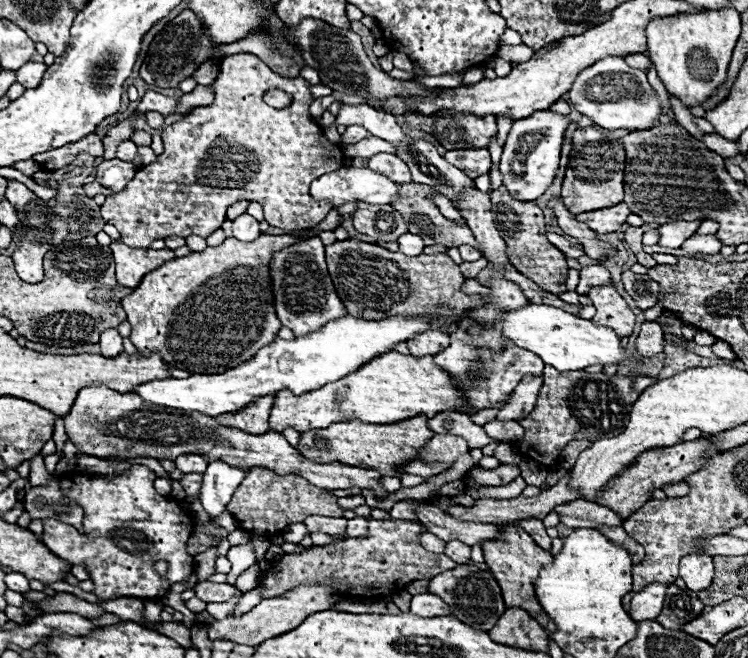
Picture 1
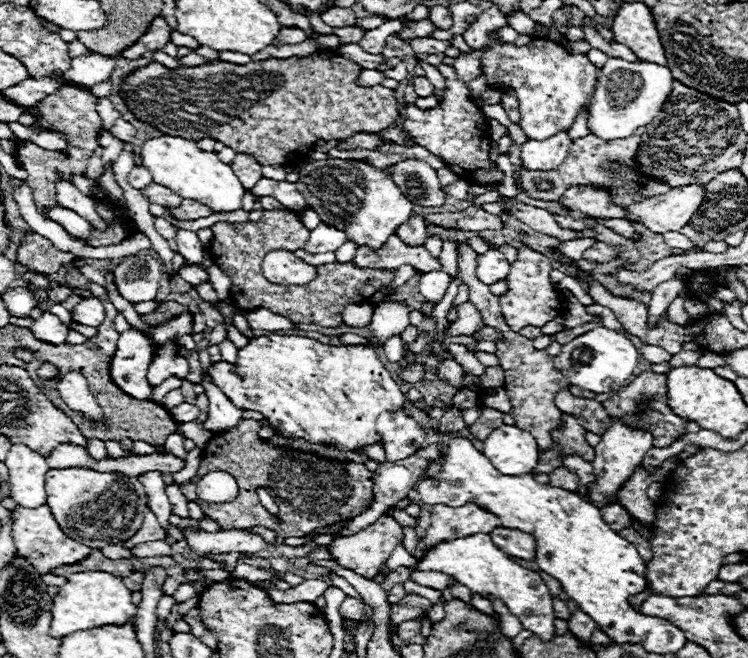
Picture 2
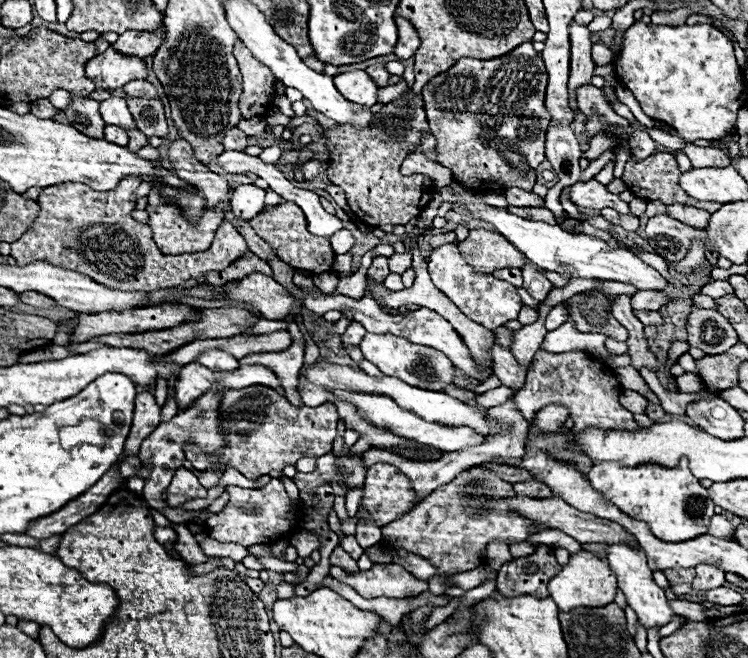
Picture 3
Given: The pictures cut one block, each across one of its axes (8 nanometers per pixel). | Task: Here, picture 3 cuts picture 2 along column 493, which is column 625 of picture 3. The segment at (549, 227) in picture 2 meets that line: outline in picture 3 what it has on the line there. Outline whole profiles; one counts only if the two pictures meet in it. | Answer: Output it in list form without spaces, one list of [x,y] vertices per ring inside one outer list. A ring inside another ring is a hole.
[[[596,180],[588,182],[576,182],[568,186],[568,198],[572,204],[582,206],[582,208],[592,208],[592,210],[602,210],[602,208],[614,208],[622,214],[628,214],[630,208],[626,202],[622,202],[616,194],[608,192],[604,184],[598,184]]]

